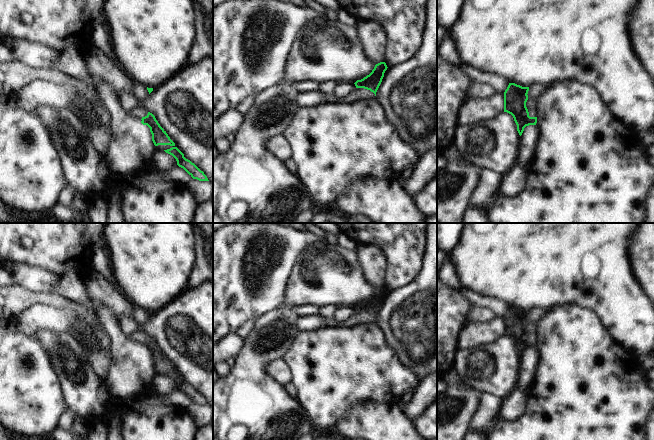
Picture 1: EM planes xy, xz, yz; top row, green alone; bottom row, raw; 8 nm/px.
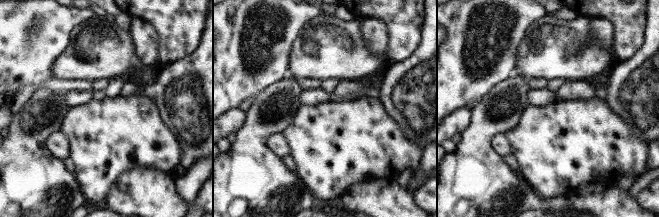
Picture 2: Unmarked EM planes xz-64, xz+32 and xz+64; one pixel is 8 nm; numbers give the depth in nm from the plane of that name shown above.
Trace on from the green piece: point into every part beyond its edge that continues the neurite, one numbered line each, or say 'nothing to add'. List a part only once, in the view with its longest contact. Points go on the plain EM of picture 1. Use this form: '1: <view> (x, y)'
1: xz (359, 317)

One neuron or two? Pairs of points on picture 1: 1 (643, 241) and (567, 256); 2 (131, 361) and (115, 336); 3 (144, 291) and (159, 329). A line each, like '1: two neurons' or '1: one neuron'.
1: two neurons
2: one neuron
3: two neurons

